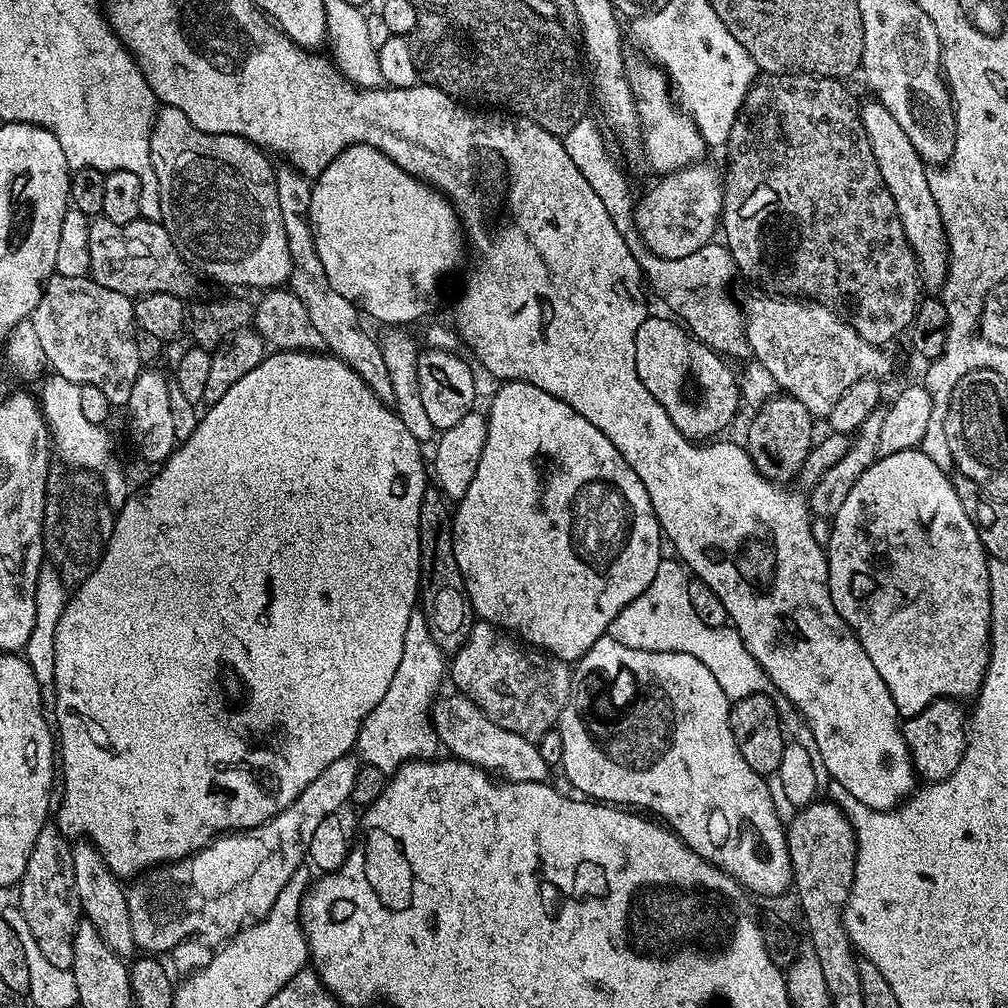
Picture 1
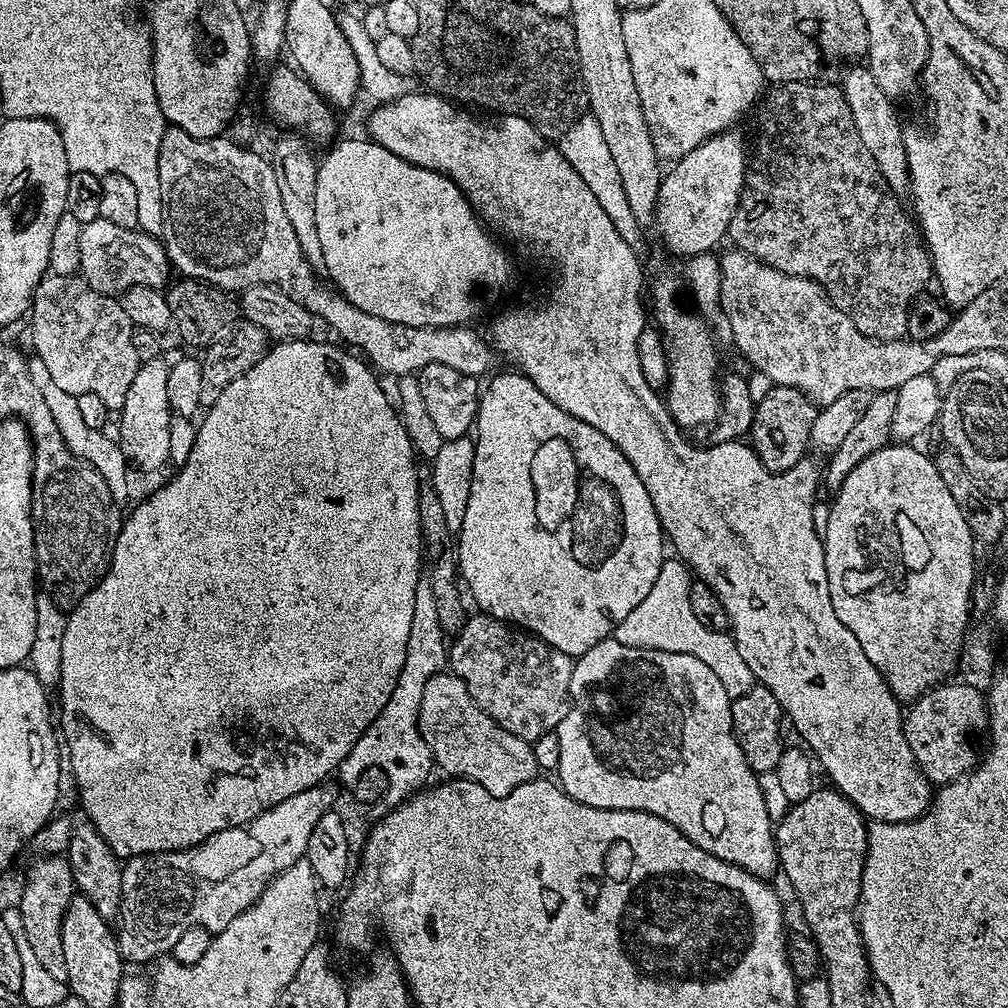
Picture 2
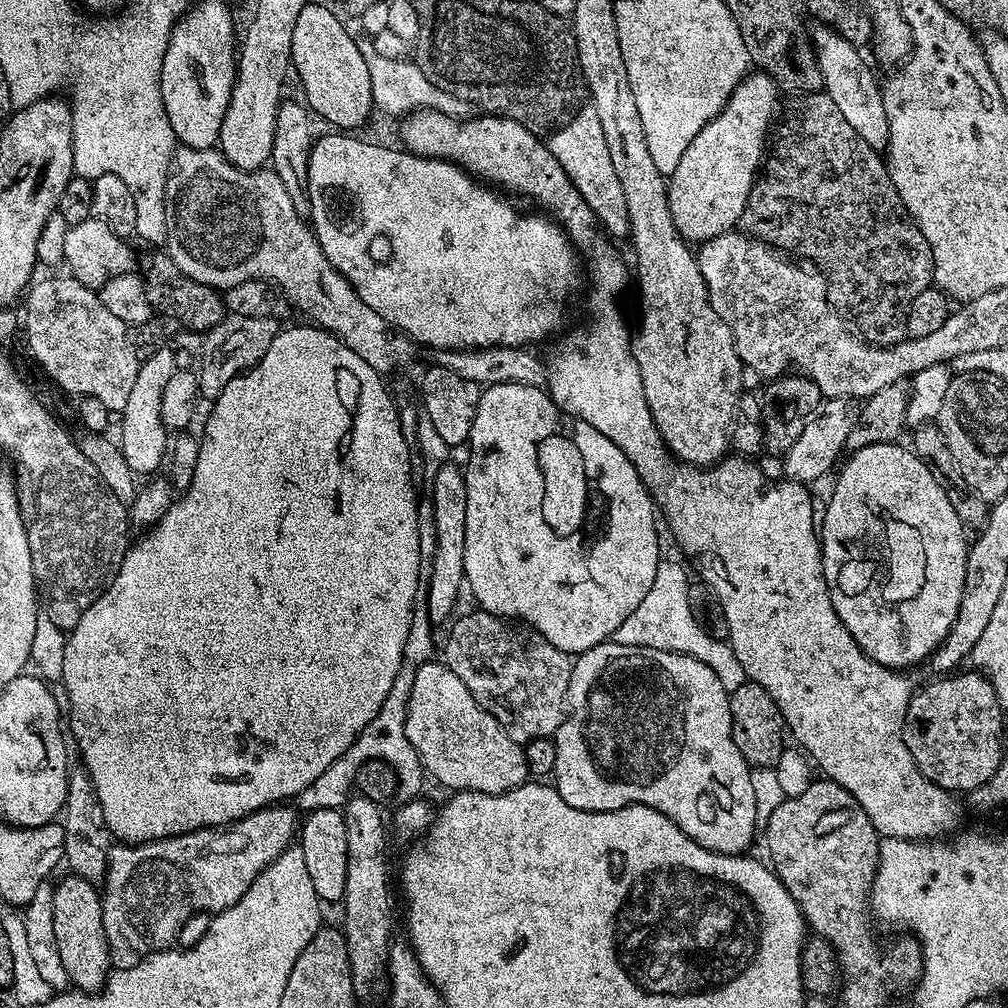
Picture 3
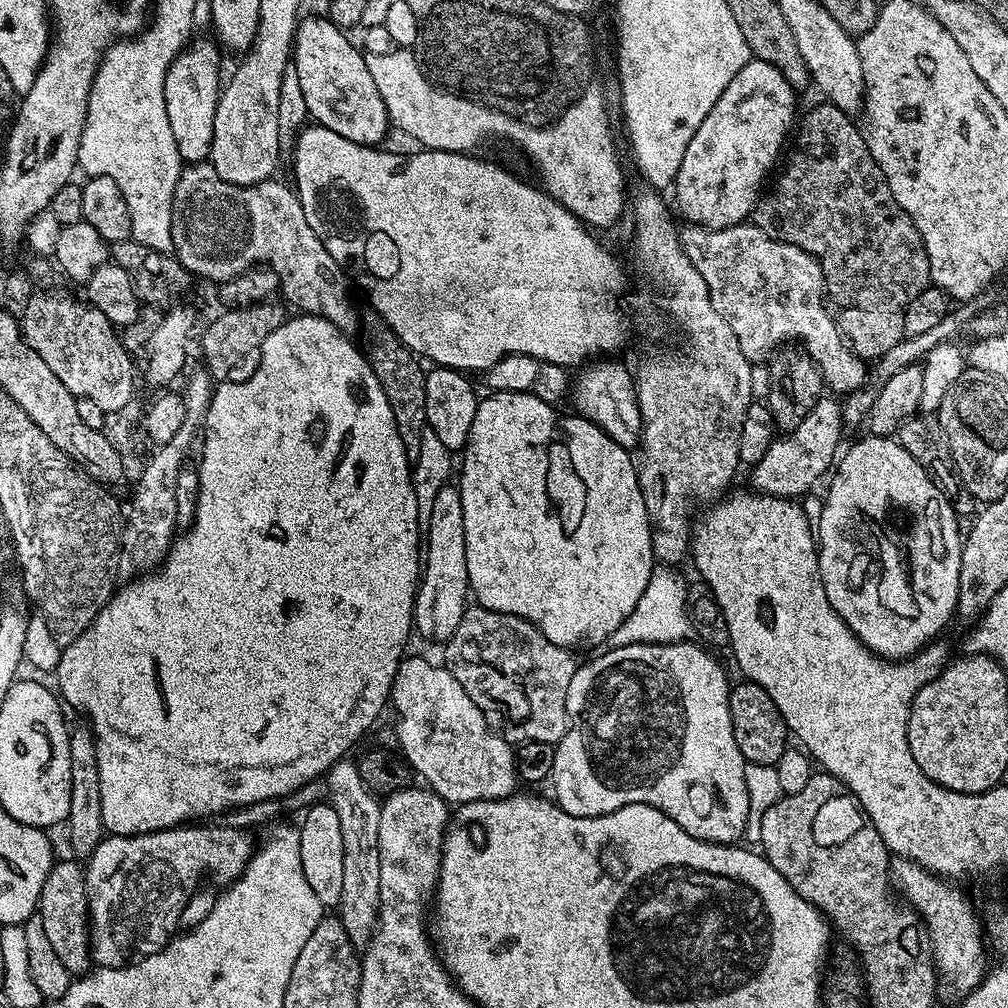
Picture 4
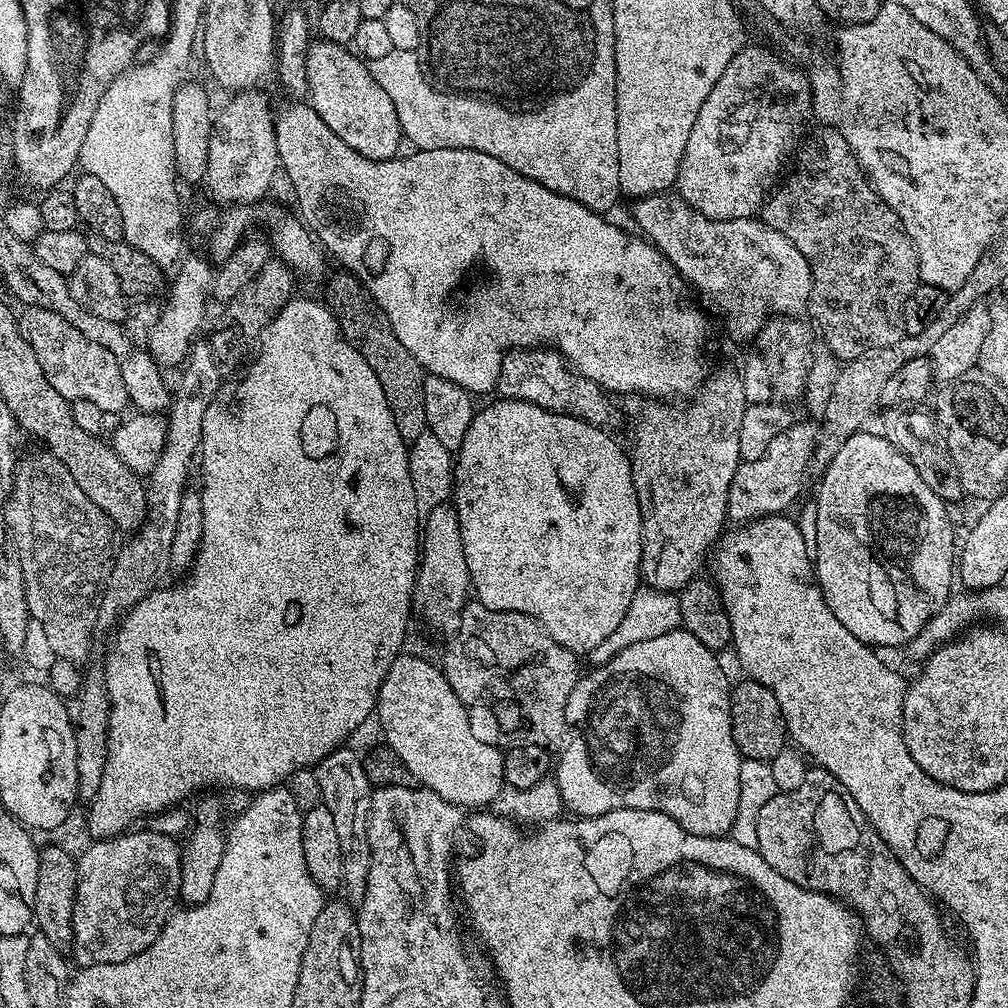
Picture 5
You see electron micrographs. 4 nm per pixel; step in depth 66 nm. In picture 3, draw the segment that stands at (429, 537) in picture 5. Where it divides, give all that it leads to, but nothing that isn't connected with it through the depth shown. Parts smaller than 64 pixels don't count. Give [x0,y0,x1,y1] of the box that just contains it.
[428,462,466,626]

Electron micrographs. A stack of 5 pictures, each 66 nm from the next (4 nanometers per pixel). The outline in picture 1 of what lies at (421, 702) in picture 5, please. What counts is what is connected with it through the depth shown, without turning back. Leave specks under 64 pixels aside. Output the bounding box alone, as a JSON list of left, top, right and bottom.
[431,692,552,784]

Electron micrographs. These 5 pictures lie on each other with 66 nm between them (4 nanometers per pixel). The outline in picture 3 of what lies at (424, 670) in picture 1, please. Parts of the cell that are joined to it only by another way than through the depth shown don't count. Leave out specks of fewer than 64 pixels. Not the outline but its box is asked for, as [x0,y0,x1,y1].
[318,496,437,809]

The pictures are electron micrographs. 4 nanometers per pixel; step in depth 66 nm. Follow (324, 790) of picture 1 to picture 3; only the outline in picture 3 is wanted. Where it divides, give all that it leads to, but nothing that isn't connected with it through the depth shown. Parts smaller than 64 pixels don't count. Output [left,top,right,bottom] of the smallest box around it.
[102,806,298,968]

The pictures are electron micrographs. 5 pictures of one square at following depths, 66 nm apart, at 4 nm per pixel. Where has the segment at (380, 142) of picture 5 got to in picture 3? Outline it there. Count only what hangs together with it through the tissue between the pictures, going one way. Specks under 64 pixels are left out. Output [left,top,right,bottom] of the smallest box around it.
[292,3,373,130]

